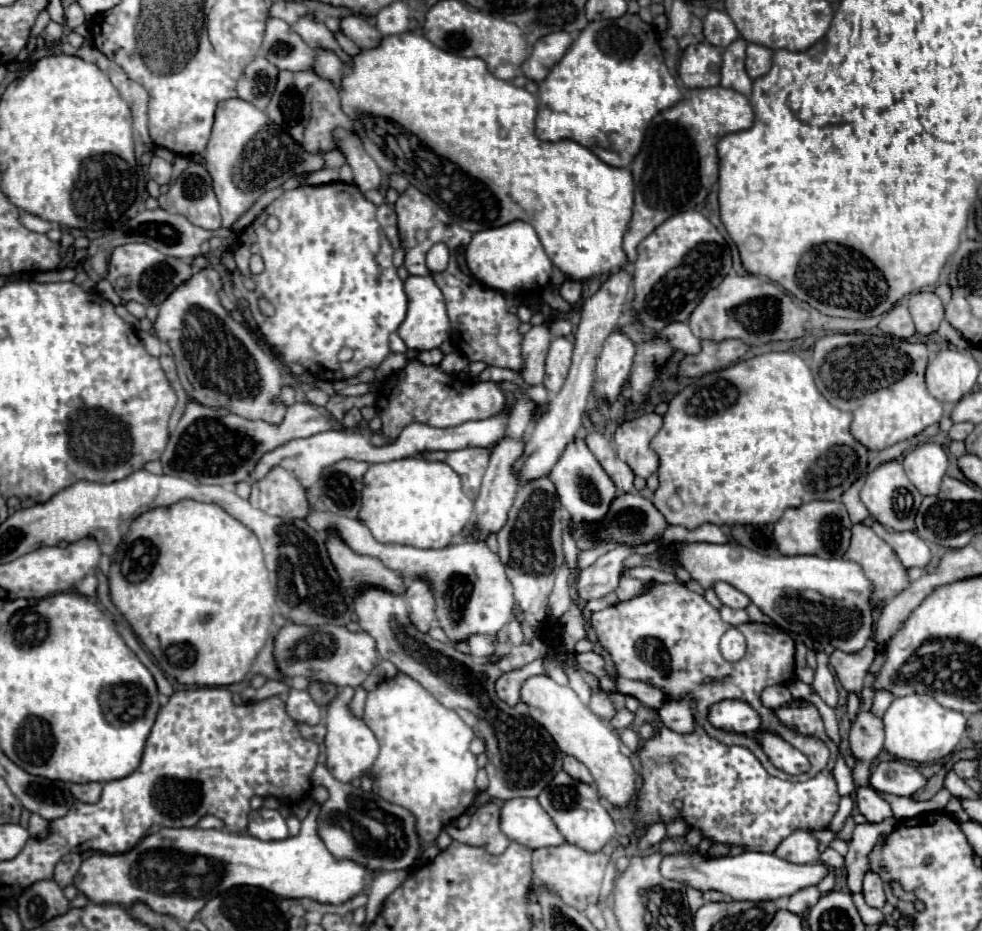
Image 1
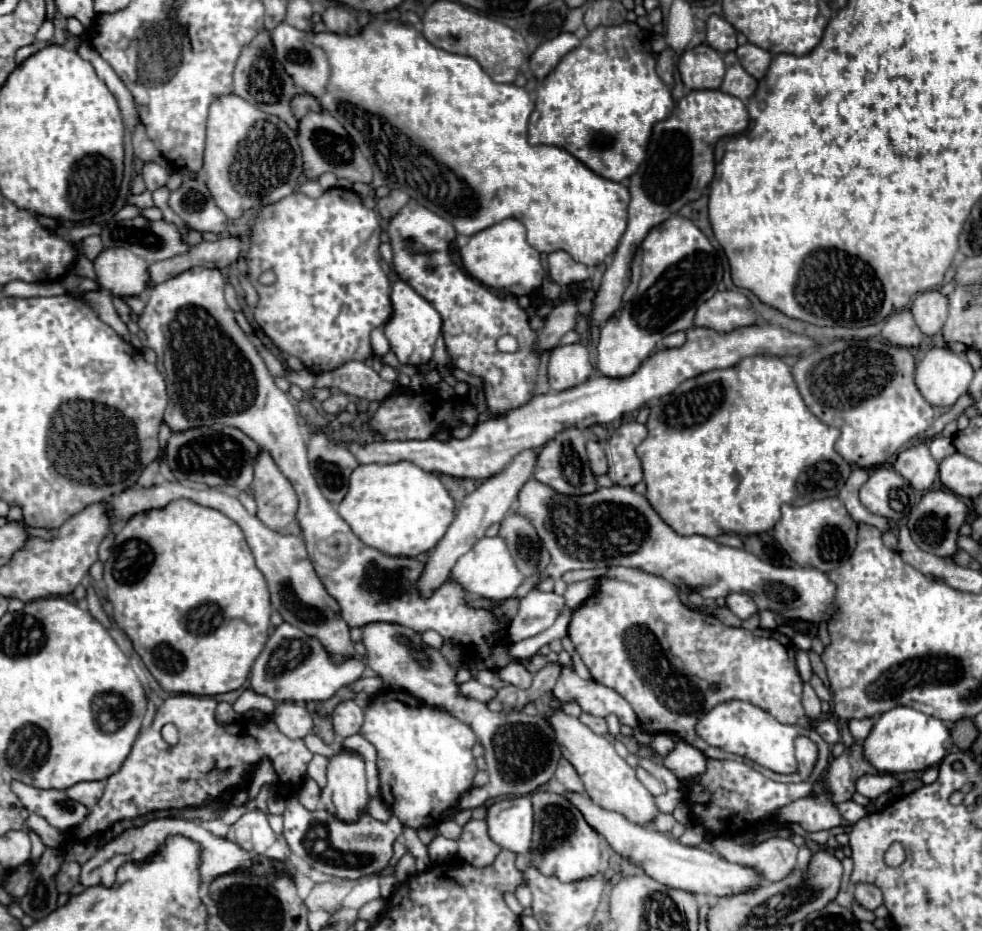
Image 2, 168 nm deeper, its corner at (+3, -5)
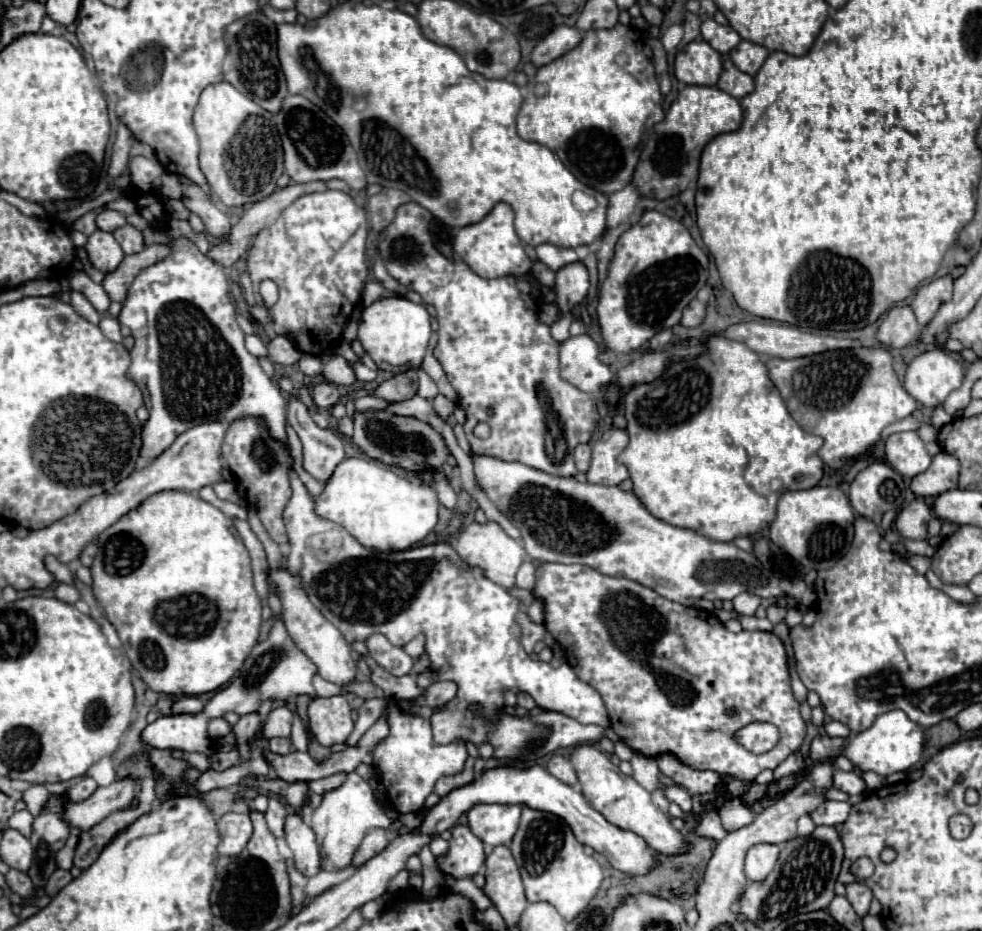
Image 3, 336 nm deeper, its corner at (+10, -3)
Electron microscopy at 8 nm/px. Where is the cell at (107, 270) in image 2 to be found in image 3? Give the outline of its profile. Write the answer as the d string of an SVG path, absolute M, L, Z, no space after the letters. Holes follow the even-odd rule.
M101 229L89 235L85 243L85 251L89 255L89 261L103 273L113 271L123 259L123 251L119 249L119 243L115 241L113 233L107 233Z

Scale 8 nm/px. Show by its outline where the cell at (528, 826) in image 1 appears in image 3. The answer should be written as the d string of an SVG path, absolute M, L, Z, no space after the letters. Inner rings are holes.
M475 805L467 811L469 829L487 845L509 845L521 817L521 805Z

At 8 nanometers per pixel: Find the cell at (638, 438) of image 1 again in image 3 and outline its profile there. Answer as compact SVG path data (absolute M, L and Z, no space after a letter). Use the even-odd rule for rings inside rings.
M607 429L601 439L593 445L591 467L587 473L589 483L599 485L619 485L629 477L629 471L623 463L617 461L619 453L627 447L627 433L623 429Z

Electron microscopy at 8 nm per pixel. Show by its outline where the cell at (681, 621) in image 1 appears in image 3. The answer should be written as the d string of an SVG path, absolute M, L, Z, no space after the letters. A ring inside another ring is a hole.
M541 563L535 571L533 593L543 603L543 625L563 649L565 661L575 669L575 675L581 681L589 683L603 697L613 731L633 751L645 757L659 757L663 753L671 753L691 769L715 771L739 781L753 781L763 769L775 769L802 745L807 724L795 726L805 725L805 721L799 715L799 703L795 701L791 691L785 647L777 635L765 631L731 633L713 613L669 601L637 581L603 575L587 565ZM647 609L667 609L667 613L663 613L665 617L661 617L665 619L663 623L689 621L695 625L667 625L667 629L661 629L659 633L647 633ZM729 707L735 707L737 715L727 715L725 709ZM755 721L767 721L779 729L779 745L775 745L771 753L755 755L749 751L739 751L739 741L735 733L743 729L743 725Z

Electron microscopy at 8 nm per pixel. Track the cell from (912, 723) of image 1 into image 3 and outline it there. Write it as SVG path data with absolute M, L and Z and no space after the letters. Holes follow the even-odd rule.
M889 711L879 715L869 729L849 737L845 747L845 755L855 767L859 767L863 773L875 771L877 775L883 777L897 771L909 771L909 767L919 763L921 751L923 751L923 727L913 723L903 711Z

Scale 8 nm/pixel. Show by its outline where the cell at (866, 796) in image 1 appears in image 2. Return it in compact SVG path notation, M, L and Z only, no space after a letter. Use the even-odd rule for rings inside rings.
M846 801L846 803L840 803L840 805L838 805L838 809L840 809L842 817L844 817L848 823L852 823L852 825L854 825L858 819L862 819L862 817L866 817L866 815L868 815L866 807L862 807L862 805L854 803L854 801Z

